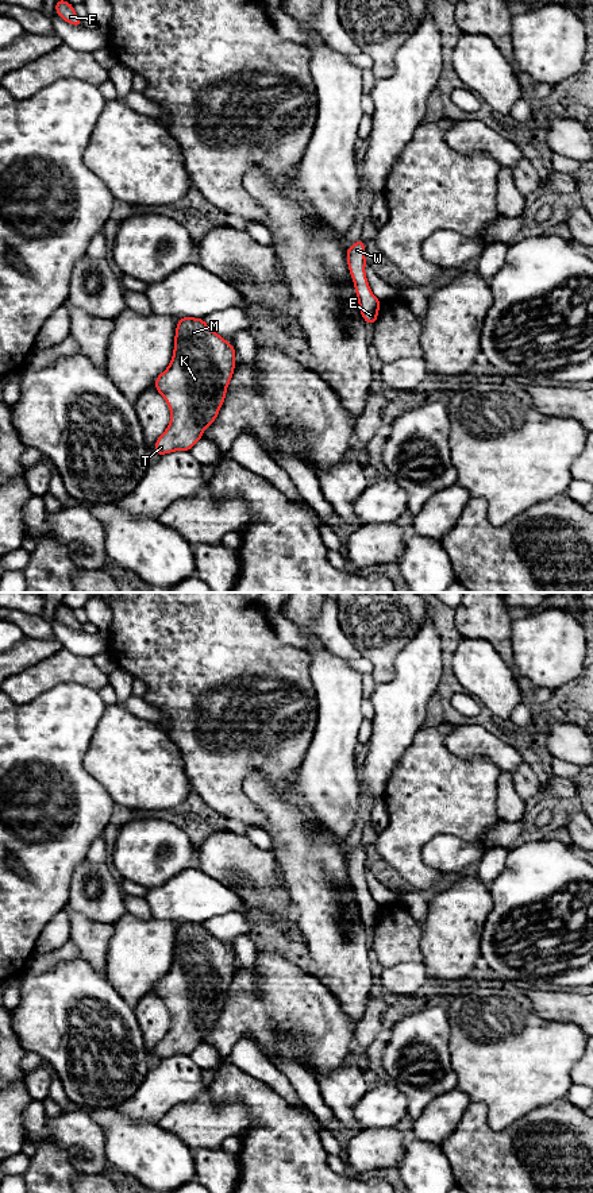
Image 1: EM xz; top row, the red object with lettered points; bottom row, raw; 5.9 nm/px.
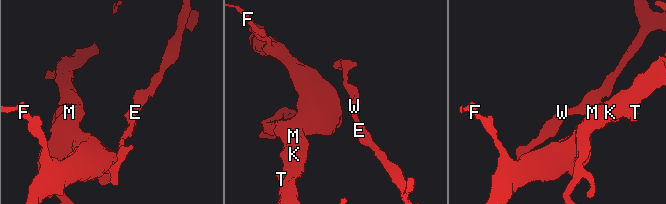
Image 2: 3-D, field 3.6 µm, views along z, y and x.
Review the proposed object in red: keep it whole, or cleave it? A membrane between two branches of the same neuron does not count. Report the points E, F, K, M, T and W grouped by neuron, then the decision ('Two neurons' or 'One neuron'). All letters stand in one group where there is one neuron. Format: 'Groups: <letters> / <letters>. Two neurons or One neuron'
Groups: E F K M T W. One neuron

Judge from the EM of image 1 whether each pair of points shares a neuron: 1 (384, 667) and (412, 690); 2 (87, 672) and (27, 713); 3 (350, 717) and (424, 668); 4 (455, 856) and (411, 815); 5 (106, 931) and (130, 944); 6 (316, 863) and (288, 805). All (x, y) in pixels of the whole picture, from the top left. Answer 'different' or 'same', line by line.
1: different
2: different
3: different
4: different
5: different
6: same

